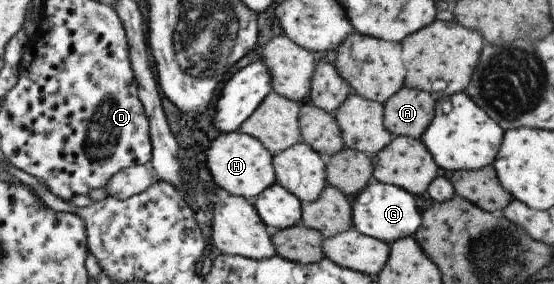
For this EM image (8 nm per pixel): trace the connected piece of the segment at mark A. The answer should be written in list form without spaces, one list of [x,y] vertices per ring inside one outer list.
[[[403,86],[384,102],[386,127],[395,137],[403,135],[412,139],[420,138],[435,112],[436,103],[439,103],[438,99],[432,94]]]

